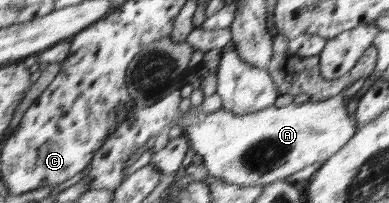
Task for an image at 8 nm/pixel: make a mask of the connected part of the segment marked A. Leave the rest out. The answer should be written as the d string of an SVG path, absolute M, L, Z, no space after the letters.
M346 86L332 99L320 102L305 101L303 104L292 102L281 107L272 104L244 115L232 113L228 109L206 112L200 105L190 105L188 110L178 114L177 118L182 120L184 116L188 116L180 123L182 134L187 137L190 147L196 152L197 159L203 163L210 177L243 187L265 187L276 180L285 180L314 163L326 161L353 138L353 134L357 132L358 122L355 117L347 114L344 105L344 91L348 87L350 86Z

